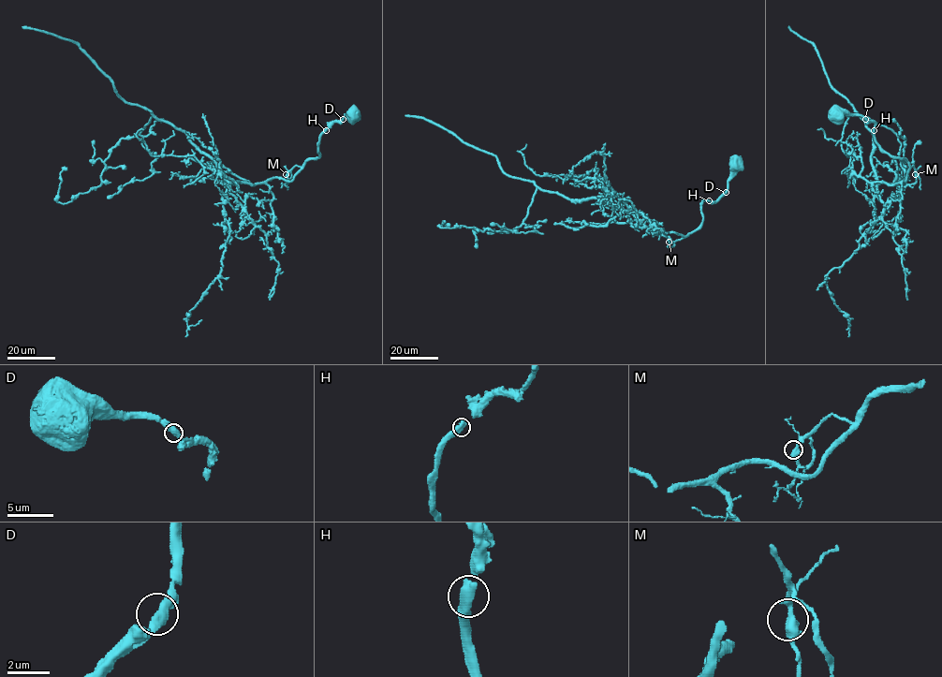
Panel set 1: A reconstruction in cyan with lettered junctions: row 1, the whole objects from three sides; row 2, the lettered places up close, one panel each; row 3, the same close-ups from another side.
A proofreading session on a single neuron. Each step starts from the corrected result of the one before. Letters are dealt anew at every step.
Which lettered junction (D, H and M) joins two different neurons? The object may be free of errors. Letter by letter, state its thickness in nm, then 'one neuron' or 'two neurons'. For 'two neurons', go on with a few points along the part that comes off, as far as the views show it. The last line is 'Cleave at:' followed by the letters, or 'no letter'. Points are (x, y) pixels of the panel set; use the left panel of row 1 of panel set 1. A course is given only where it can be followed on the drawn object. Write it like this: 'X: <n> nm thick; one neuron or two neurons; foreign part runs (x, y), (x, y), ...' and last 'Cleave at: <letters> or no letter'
D: 440 nm thick; one neuron
H: 650 nm thick; one neuron
M: 440 nm thick; one neuron
Cleave at: no letter

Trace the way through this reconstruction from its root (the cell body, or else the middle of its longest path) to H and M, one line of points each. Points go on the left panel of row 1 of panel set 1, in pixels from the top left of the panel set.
H: (353, 115), (345, 115), (326, 130)
M: (353, 115), (334, 121), (321, 134), (319, 156), (308, 159), (301, 167), (295, 165), (286, 174)

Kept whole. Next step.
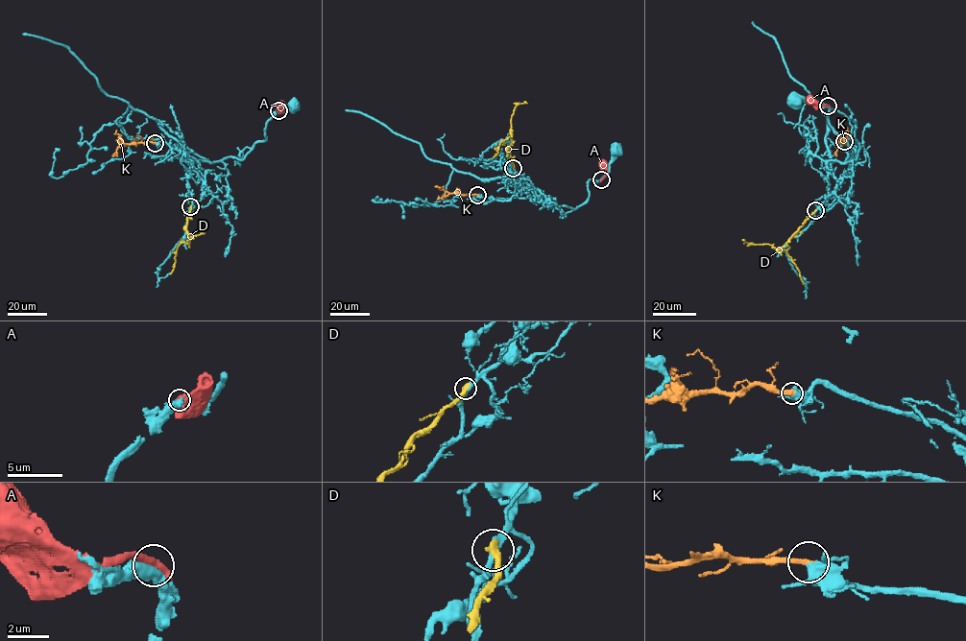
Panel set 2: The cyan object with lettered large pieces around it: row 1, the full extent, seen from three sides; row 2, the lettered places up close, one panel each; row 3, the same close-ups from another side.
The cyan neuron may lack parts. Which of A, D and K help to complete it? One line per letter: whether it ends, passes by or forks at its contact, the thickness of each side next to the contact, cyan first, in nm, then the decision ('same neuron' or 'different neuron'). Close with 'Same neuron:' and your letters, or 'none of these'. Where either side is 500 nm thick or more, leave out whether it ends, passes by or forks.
A: 500/440 nm | different neuron
D: it ends | 260/380 nm | different neuron
K: it ends | 480/340 nm | same neuron
Same neuron: K

